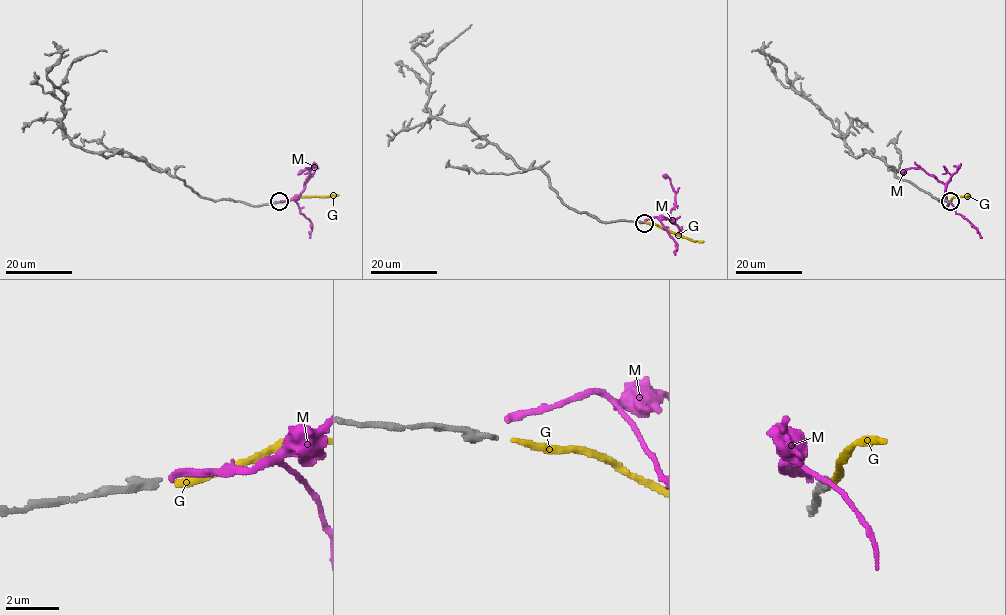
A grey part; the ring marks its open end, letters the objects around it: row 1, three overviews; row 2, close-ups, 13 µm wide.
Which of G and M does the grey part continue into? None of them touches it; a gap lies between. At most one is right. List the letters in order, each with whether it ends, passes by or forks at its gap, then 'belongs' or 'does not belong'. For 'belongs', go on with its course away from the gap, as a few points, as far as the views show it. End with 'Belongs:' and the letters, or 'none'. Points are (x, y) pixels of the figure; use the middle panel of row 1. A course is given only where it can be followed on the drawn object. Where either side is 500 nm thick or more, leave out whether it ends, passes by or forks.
G: it ends; belongs; course (645, 223), (703, 242)
M: it ends; does not belong
Belongs: G

